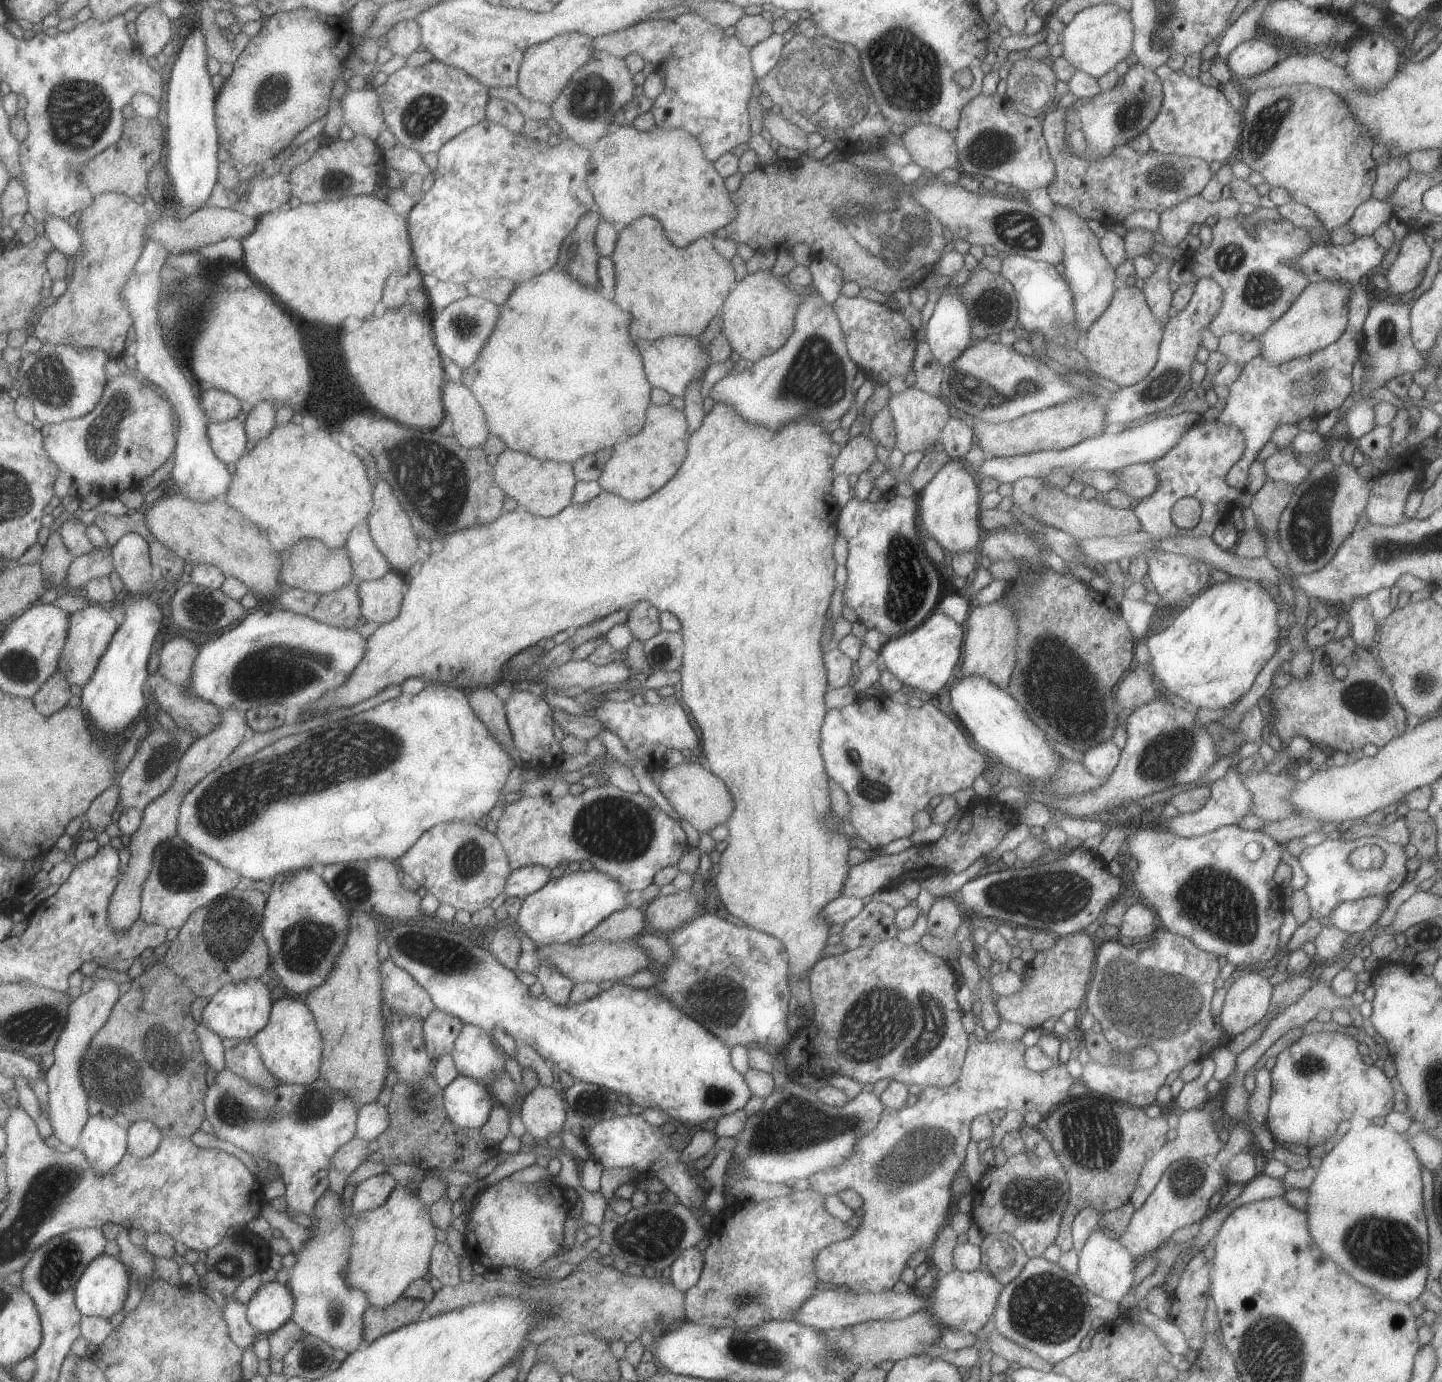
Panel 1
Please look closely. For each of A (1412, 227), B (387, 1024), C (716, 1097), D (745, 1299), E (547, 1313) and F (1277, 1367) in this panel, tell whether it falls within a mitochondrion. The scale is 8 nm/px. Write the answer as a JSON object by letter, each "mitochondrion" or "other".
{"A":"other","B":"other","C":"mitochondrion","D":"mitochondrion","E":"other","F":"mitochondrion"}

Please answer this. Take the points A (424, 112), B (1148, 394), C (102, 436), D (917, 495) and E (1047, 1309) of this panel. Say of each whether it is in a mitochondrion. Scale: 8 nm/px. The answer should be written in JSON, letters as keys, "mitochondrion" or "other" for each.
{"A":"mitochondrion","B":"other","C":"mitochondrion","D":"other","E":"mitochondrion"}

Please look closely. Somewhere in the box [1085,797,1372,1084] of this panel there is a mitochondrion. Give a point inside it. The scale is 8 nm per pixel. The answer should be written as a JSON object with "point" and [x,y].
{"point":[1142,1000]}

